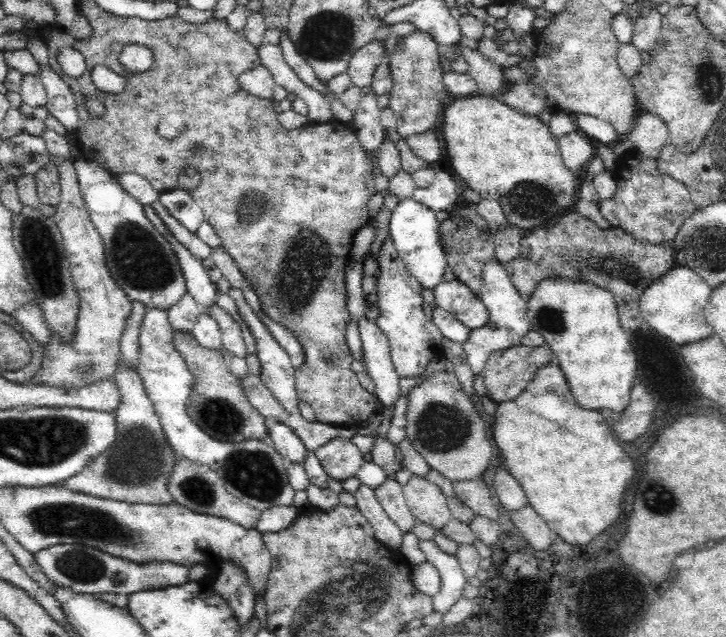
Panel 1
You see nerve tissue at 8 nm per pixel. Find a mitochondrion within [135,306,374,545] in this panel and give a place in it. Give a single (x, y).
(252, 473)

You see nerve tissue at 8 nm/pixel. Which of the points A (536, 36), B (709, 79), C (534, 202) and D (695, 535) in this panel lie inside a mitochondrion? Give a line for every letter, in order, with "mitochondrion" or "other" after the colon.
A: other
B: mitochondrion
C: mitochondrion
D: other

